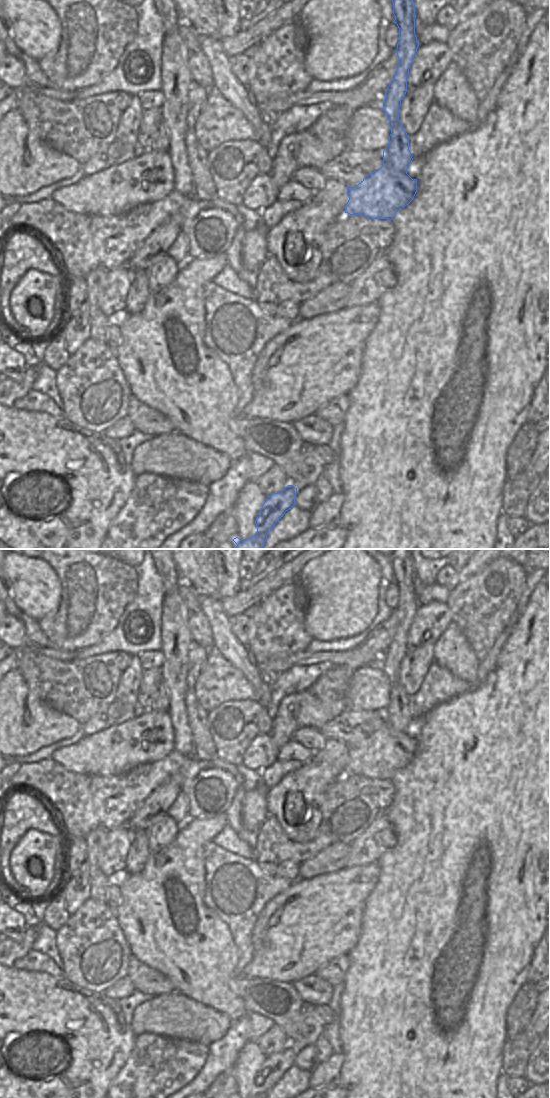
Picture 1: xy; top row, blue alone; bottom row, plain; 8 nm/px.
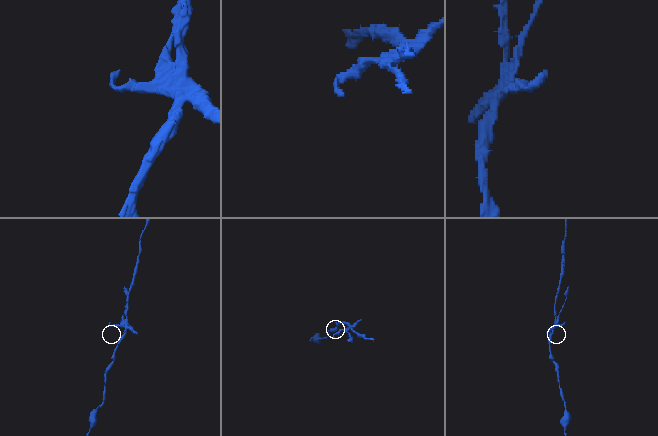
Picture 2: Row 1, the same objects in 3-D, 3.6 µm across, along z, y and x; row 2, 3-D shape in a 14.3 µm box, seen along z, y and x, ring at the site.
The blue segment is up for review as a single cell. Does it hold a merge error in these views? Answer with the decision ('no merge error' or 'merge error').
merge error

